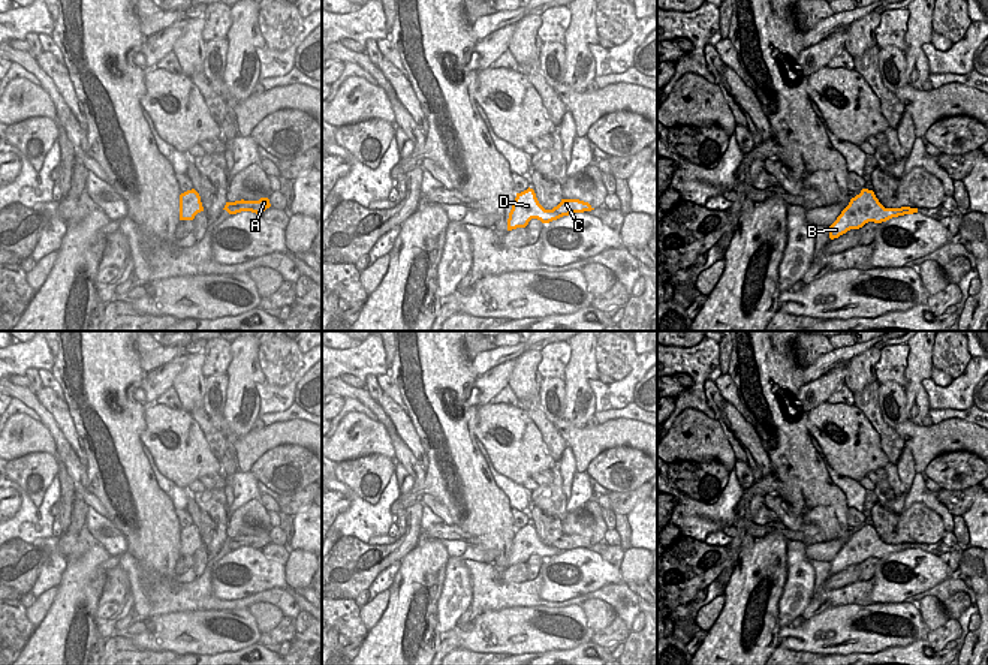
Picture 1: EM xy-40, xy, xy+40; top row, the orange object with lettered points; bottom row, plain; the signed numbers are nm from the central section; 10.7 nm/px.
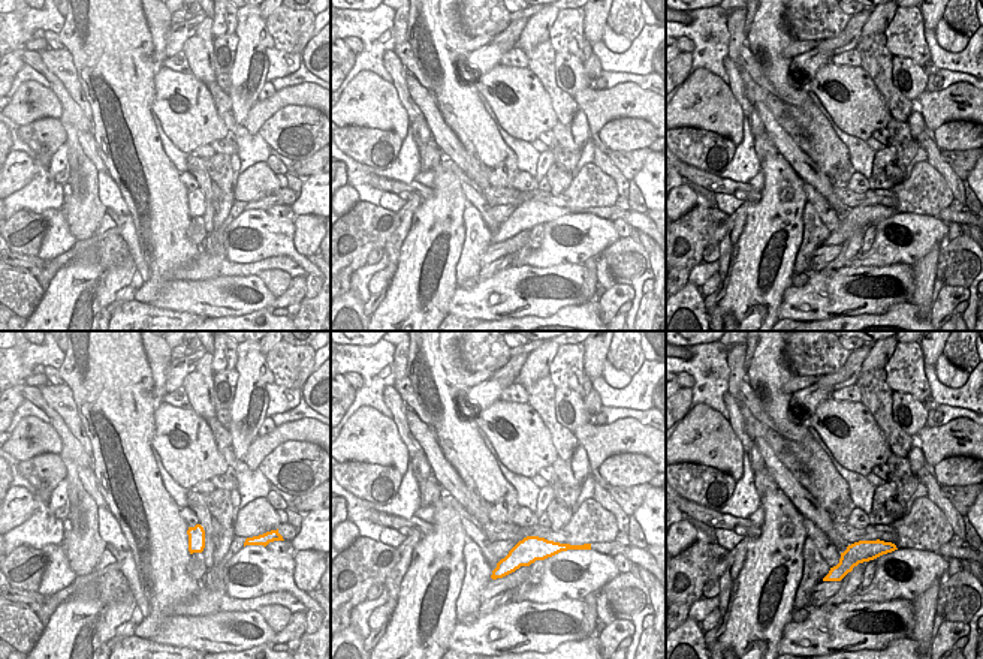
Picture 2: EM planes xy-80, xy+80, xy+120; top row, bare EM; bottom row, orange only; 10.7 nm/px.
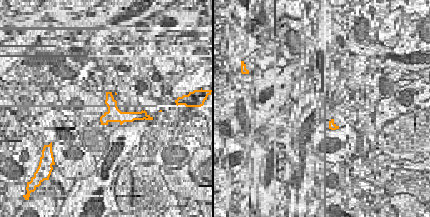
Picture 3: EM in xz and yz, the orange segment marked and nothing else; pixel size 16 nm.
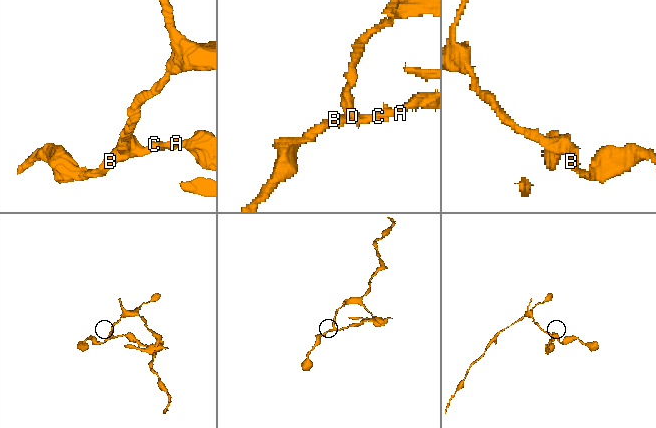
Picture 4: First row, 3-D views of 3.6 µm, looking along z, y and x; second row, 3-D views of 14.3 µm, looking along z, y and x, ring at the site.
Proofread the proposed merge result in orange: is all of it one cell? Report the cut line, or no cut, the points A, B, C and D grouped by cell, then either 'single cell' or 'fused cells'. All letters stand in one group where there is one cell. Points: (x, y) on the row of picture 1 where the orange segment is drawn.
xy (553, 208), (569, 213) | A C / B D | fused cells

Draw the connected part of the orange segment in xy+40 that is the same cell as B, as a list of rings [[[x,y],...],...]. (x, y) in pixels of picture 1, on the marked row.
[[[862,189],[829,226],[829,238],[838,238],[850,229],[862,228],[868,222],[882,223],[892,217],[904,216],[904,213],[906,210],[885,208],[873,190]]]

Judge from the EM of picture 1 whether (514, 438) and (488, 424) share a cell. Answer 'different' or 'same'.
same

